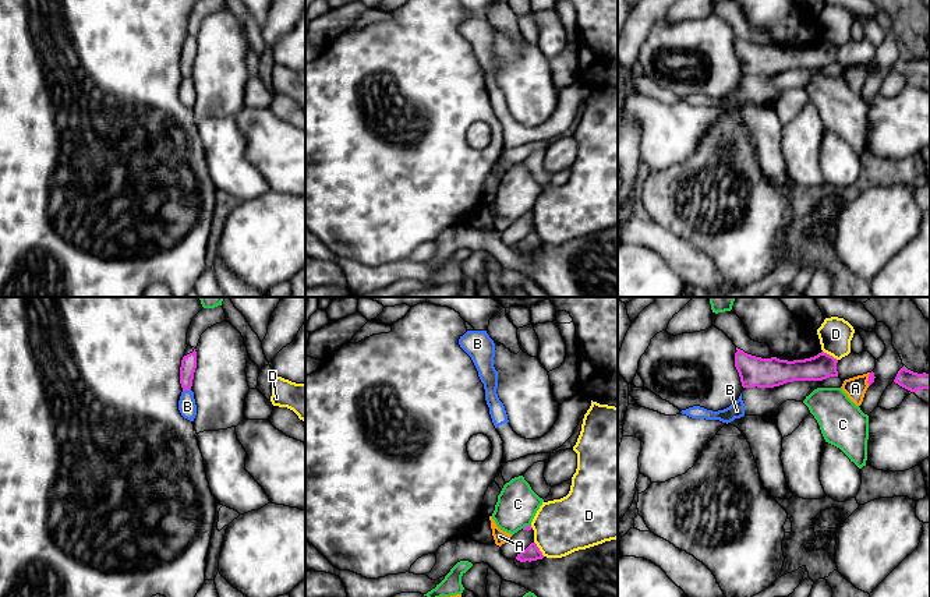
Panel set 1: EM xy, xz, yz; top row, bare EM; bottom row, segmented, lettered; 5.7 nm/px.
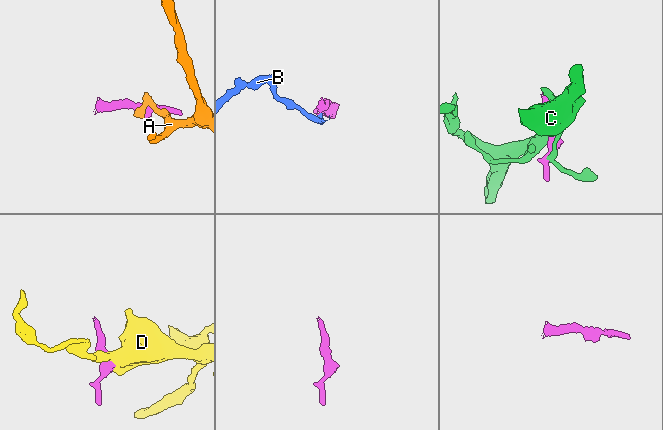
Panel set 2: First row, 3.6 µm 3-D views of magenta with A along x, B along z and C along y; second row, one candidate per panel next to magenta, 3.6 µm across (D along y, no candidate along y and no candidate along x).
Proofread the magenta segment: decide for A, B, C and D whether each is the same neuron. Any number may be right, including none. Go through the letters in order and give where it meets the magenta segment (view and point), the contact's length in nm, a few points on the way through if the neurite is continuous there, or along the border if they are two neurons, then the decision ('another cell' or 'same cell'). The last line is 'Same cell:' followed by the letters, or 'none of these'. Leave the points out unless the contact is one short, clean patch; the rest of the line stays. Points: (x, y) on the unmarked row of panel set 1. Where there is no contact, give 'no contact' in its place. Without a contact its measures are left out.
A: meets magenta in yz at (869, 67); contact 80 nm long; border along yz (870, 60), (867, 73); another cell
B: meets magenta in xy at (186, 77); contact 50 nm long; border along xy (190, 76), (183, 78); another cell
C: meets magenta in xz at (526, 214); contact 60 nm long; another cell
D: meets magenta in yz at (828, 42); contact 110 nm long; border along yz (823, 38), (837, 48); another cell
Same cell: none of these

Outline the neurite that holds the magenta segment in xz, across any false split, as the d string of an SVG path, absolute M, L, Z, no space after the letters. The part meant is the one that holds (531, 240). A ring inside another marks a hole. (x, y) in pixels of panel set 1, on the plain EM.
M531 230L524 239L517 241L516 244L516 247L520 250L526 250L526 248L531 250L531 248L542 247L542 245L544 243L535 230Z

